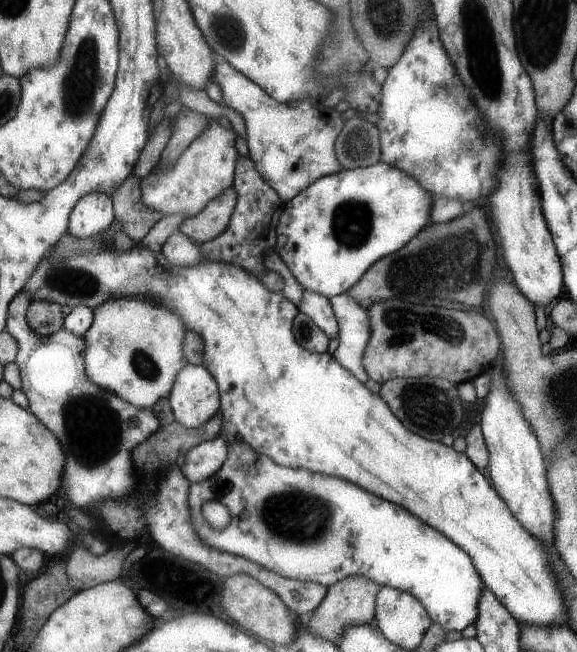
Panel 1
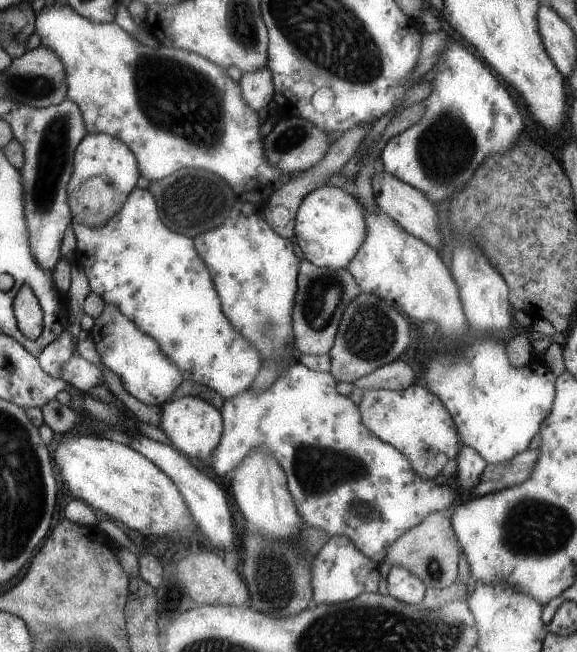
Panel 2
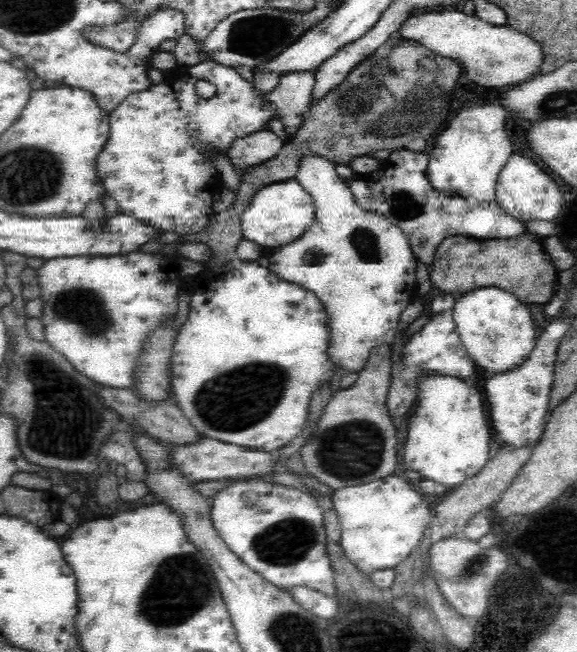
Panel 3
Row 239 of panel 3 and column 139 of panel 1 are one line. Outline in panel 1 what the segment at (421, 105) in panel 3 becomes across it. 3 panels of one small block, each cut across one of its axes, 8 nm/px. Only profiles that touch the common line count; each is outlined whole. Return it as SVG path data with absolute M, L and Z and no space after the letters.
M132 172L111 196L115 202L116 218L122 222L122 231L137 242L163 217L162 212L150 210L143 202L140 181Z

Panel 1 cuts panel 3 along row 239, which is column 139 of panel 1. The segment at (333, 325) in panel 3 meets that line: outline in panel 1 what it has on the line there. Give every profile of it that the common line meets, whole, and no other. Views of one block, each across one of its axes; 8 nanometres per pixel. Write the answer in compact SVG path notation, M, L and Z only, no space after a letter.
M126 296L126 298L110 298L99 308L94 308L94 320L92 326L84 334L84 342L87 342L84 352L84 370L90 382L96 386L105 388L108 392L114 392L138 408L152 409L152 406L160 398L169 398L174 388L176 377L187 365L184 356L184 341L186 340L187 327L178 318L176 310L168 310L156 304L148 296Z

